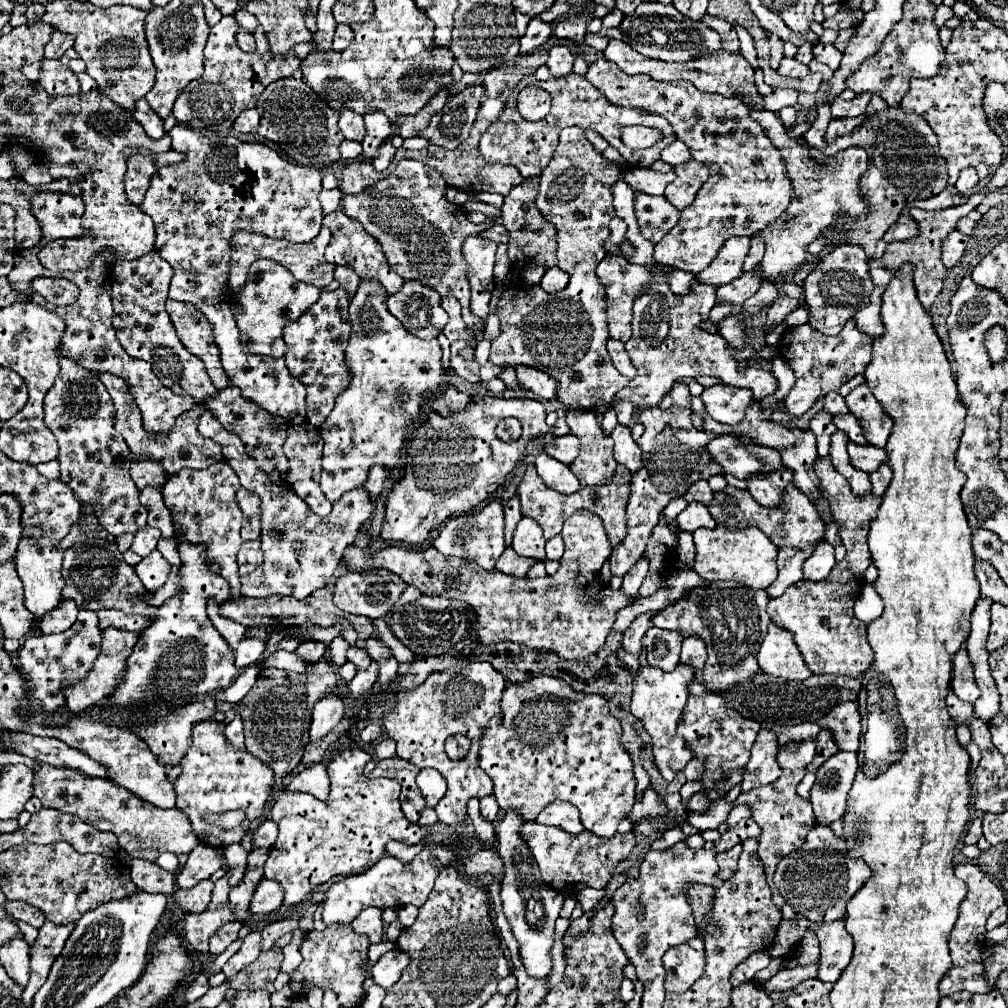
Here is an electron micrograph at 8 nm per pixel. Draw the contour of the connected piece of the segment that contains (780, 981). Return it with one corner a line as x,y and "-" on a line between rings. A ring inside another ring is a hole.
812,963
812,965
798,965
794,969
780,969
772,979
768,979
766,983
762,983
762,989
768,991
790,991
796,985
800,985
806,979
814,979
818,975
820,963

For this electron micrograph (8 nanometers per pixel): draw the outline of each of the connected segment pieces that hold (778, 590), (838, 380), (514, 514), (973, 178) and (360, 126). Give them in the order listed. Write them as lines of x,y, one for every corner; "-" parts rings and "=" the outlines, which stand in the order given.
784,547
778,551
778,579
766,589
770,597
780,597
790,585
802,579
802,563
808,559
808,553
812,553
812,549
814,547
808,551
794,551
790,547
=
848,319
848,323
842,327
842,331
836,337
826,337
824,333
816,331
806,323
786,329
786,333
780,339
778,353
790,363
796,375
796,385
792,387
790,395
784,399
784,407
790,415
800,417
812,407
812,403
818,397
830,391
838,391
854,375
864,373
864,367
872,359
872,341
868,339
866,333
862,333
856,327
854,319
=
516,495
506,501
504,513
506,513
506,539
508,539
508,545
510,545
512,543
512,533
514,533
516,525
518,525
518,521
522,519
522,511
520,511
=
968,167
964,171
960,171
960,177
956,181
956,191
962,193
962,195
968,195
976,185
978,185
978,175
976,175
976,169
974,167
=
344,109
340,113
340,129
342,129
346,139
362,141
364,139
364,119
362,119
362,115
358,115
356,111

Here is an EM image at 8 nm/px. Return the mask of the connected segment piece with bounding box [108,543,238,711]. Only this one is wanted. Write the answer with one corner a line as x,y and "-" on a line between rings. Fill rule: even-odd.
178,543
178,551
184,563
184,567
180,569
180,585
184,587
184,591
160,605
156,621
140,633
138,643
126,661
124,679
108,695
110,705
118,711
132,711
132,707
142,701
216,693
232,685
238,675
230,645
216,631
216,627
212,627
206,615
206,601
210,597
214,597
216,601
228,599
228,583
220,575
208,571
208,567
204,565
202,547

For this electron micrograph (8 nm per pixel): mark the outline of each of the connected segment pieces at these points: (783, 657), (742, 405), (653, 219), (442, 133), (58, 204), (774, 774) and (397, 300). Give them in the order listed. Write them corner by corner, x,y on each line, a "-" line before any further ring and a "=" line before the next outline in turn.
770,623
768,627
768,635
758,651
758,663
760,669
772,677
804,681
812,675
792,639
792,633
776,627
776,623
=
714,385
714,387
704,389
702,401
706,405
706,411
712,415
712,419
734,427
744,419
746,409
754,401
754,395
750,389
=
642,191
634,193
634,211
642,235
652,243
658,243
678,221
678,209
666,197
654,197
=
470,85
448,99
444,109
440,109
432,119
430,125
418,133
432,141
432,145
444,149
456,149
464,139
470,135
470,127
476,119
480,99
486,93
484,85
=
36,193
32,197
32,211
42,223
44,241
54,241
60,237
76,239
76,237
82,237
86,233
82,227
82,211
84,211
82,197
68,195
68,193
=
760,729
754,745
752,755
746,765
746,773
742,779
742,793
748,793
750,789
774,783
780,777
780,767
776,763
776,735
768,729
=
404,281
400,291
386,297
386,307
412,335
416,335
420,339
434,339
434,337
438,337
438,333
444,329
444,325
448,321
448,315
442,309
440,301
442,301
442,297
438,291
422,285
420,281

